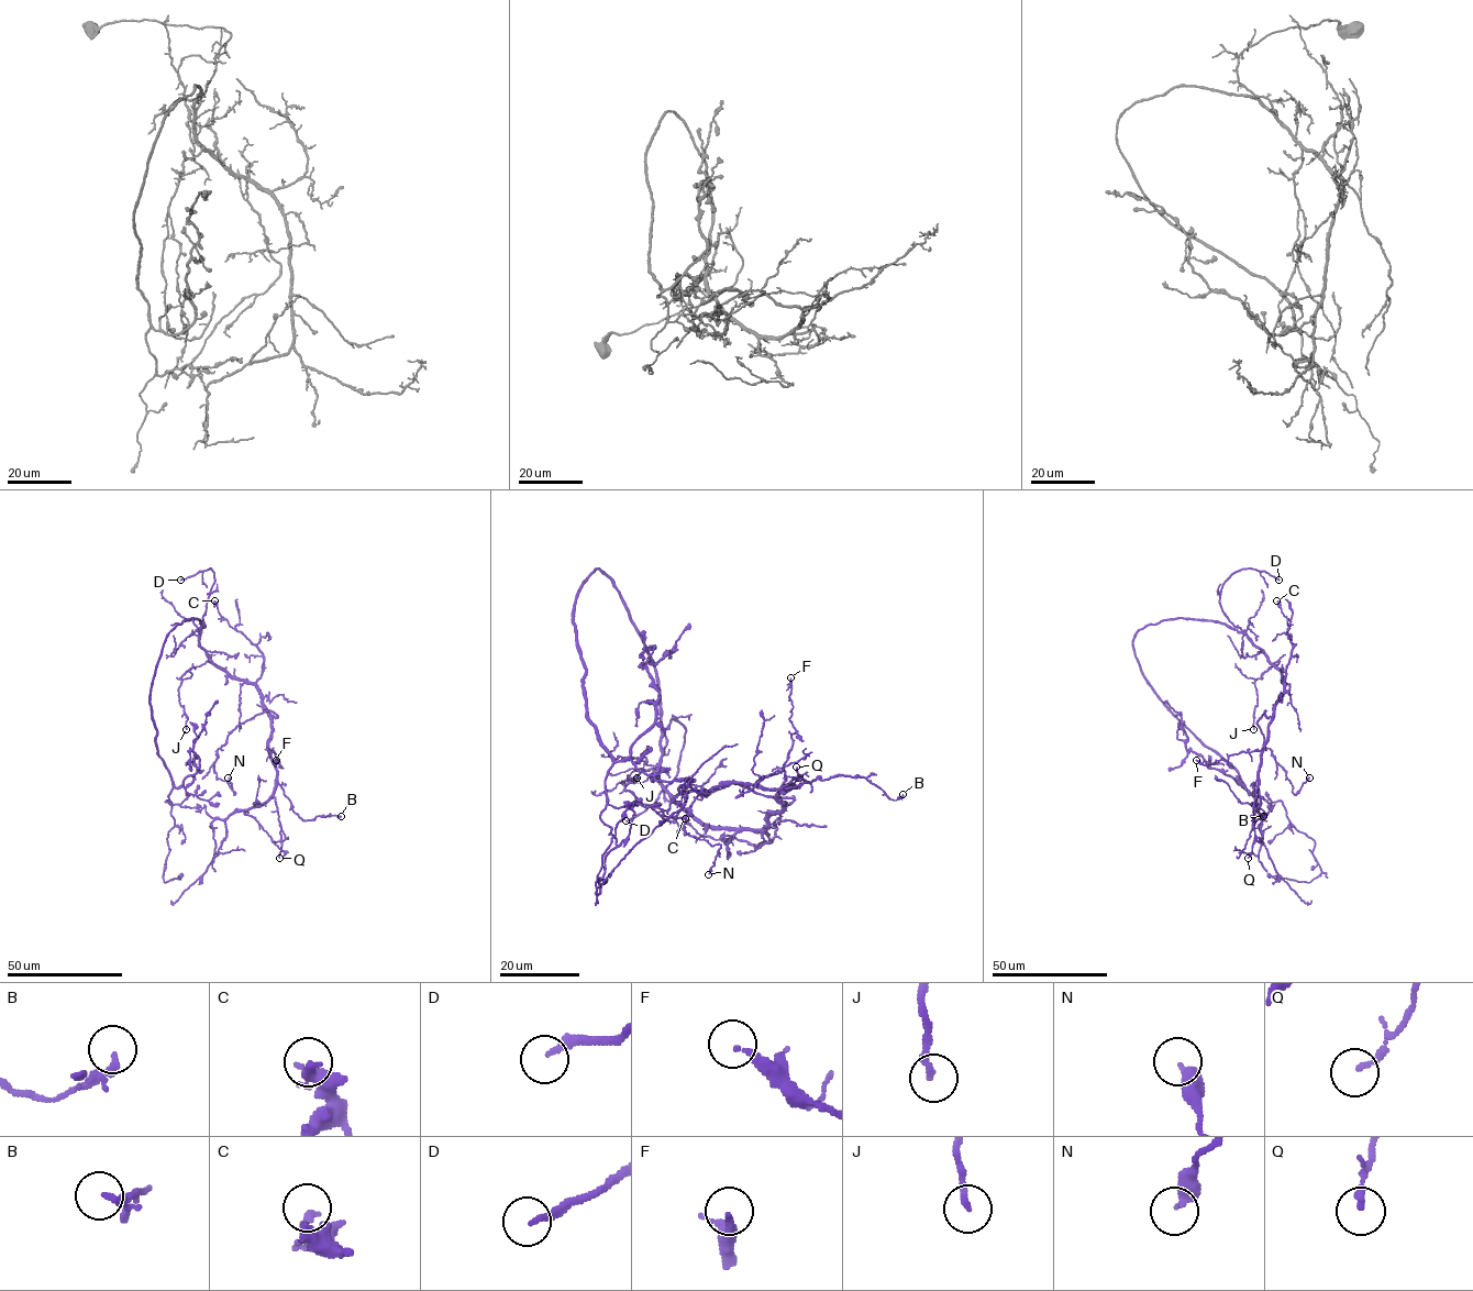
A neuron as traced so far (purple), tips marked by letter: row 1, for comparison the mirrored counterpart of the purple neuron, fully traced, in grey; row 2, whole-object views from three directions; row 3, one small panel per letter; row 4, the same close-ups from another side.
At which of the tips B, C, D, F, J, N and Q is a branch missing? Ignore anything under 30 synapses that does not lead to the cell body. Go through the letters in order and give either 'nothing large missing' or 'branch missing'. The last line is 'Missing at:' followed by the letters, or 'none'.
B: nothing large missing
C: nothing large missing
D: branch missing
F: nothing large missing
J: nothing large missing
N: nothing large missing
Q: nothing large missing
Missing at: D

